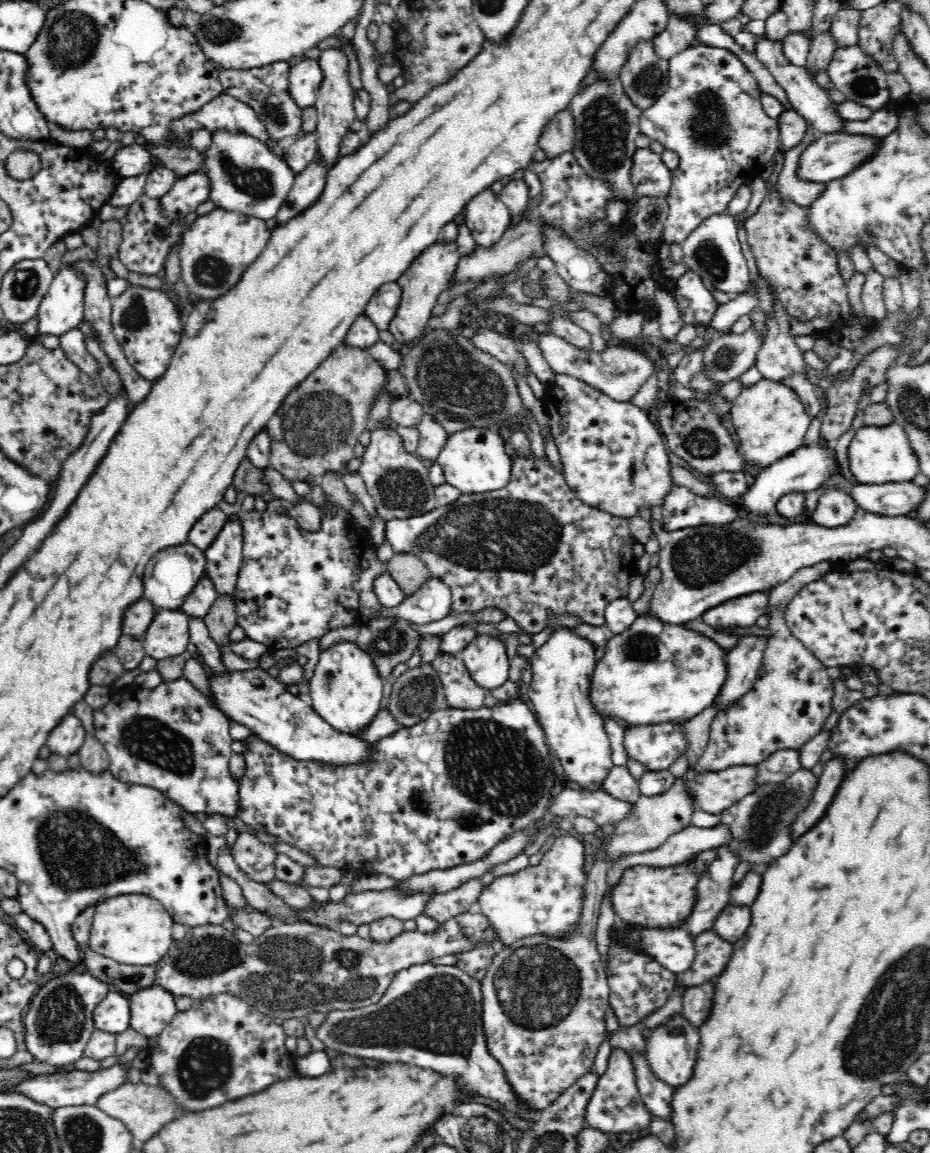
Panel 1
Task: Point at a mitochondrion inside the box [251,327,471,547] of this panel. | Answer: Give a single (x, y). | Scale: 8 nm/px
(321, 420)

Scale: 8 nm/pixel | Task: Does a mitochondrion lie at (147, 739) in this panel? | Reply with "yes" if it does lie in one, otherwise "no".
yes

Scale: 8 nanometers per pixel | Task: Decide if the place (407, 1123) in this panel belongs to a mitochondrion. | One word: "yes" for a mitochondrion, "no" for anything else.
no

